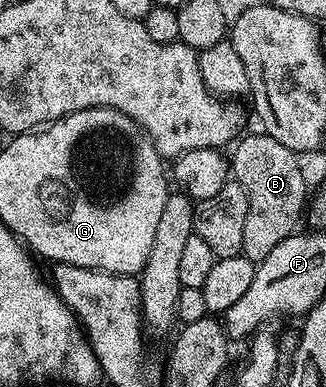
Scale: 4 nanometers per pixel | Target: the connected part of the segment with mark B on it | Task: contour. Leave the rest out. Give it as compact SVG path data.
M264 131L256 132L250 137L242 136L232 146L231 177L247 195L247 219L243 223L241 252L247 259L260 263L271 255L272 249L283 243L283 239L293 236L300 226L297 224L303 221L307 209L307 193L305 197L302 158L293 150L283 147L279 139L271 139Z

